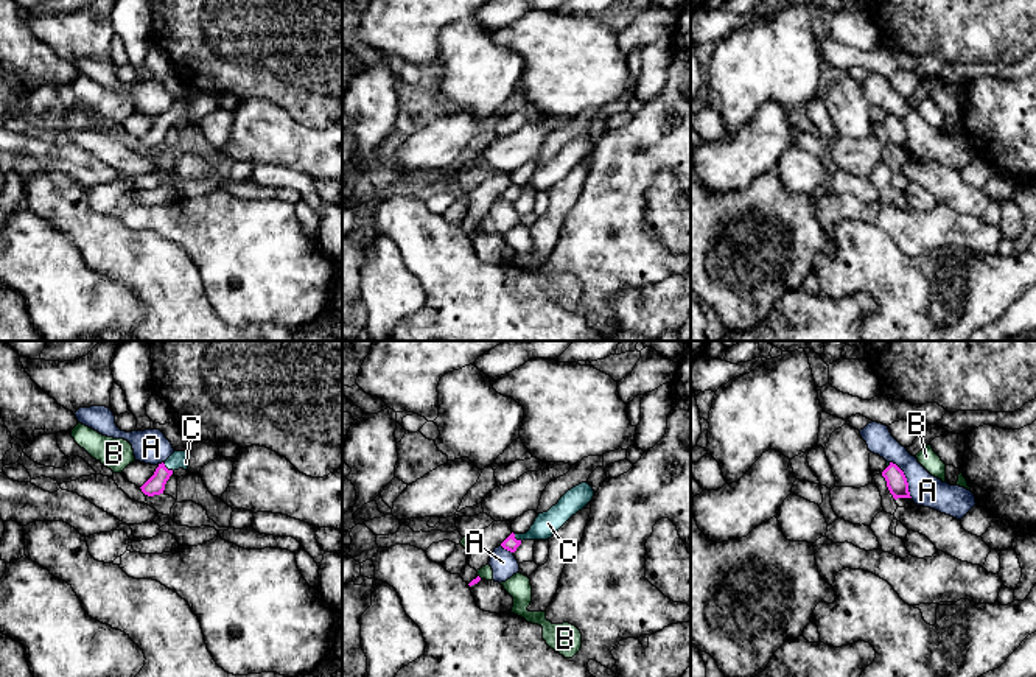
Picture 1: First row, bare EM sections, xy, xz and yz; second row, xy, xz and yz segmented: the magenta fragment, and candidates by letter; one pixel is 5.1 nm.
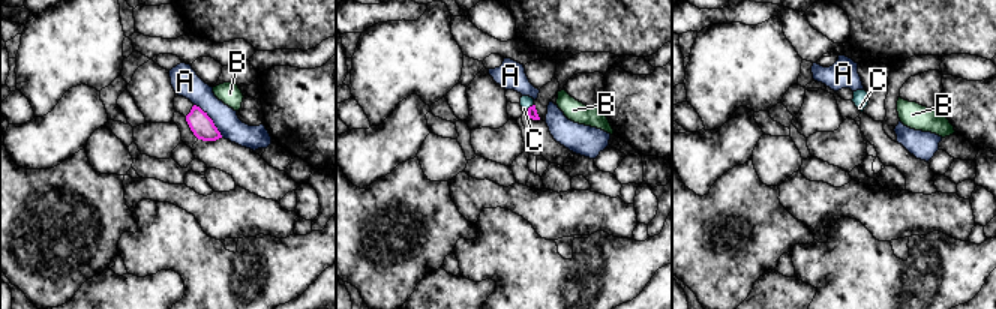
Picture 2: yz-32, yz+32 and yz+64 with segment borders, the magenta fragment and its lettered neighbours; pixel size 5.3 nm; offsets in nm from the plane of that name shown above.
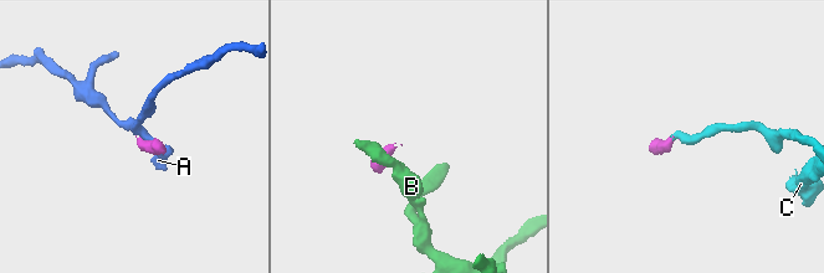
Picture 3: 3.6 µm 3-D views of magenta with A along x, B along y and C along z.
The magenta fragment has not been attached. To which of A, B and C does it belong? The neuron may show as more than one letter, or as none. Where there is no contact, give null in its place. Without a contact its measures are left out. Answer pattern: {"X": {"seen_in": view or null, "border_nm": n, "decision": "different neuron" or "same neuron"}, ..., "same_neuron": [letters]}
{"A": {"seen_in": "yz", "border_nm": 220, "decision": "different neuron"}, "B": {"seen_in": null, "decision": "different neuron"}, "C": {"seen_in": "xy", "border_nm": 80, "decision": "same neuron"}, "same_neuron": ["C"]}

